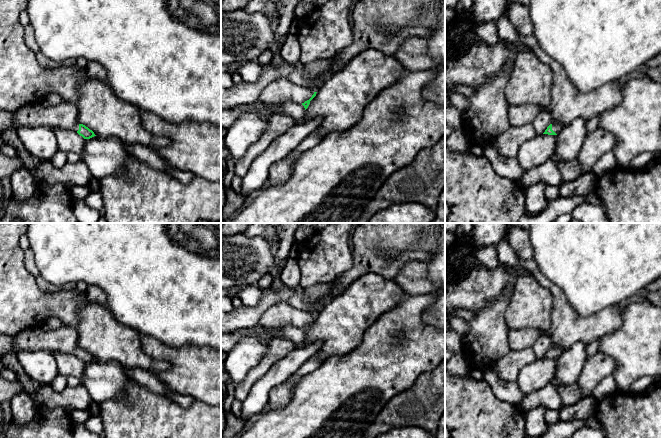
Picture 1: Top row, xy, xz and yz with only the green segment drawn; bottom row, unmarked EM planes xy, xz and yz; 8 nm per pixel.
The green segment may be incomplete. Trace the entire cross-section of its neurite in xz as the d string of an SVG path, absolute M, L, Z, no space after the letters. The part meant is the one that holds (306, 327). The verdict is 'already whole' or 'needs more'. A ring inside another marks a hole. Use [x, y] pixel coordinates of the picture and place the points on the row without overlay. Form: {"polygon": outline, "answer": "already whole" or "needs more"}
{"polygon": "M314 316L312 321L302 328L295 327L291 324L271 327L254 327L247 329L239 329L232 333L221 333L221 353L228 353L232 350L244 337L256 337L258 339L274 339L283 337L292 341L296 345L303 343L306 333L310 325L316 320Z", "answer": "needs more"}

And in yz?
{"polygon": "M553 346L547 351L547 353L545 354L543 358L557 359L559 358L559 356L562 354L563 351L564 350L561 347Z", "answer": "needs more"}

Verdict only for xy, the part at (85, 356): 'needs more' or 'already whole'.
needs more

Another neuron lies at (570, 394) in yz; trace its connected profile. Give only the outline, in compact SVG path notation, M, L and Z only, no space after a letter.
M553 378L550 383L559 393L564 405L574 405L583 399L577 382L570 385L562 385L557 378Z

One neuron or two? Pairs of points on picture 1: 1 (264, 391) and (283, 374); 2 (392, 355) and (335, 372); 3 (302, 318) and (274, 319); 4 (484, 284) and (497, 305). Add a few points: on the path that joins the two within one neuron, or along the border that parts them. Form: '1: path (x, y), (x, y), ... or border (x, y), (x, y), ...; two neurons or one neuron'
1: path (267, 386), (278, 375); one neuron
2: path (378, 369), (374, 372), (349, 372); one neuron
3: path (295, 318), (281, 318); one neuron
4: border (509, 282), (494, 299), (474, 311); two neurons

